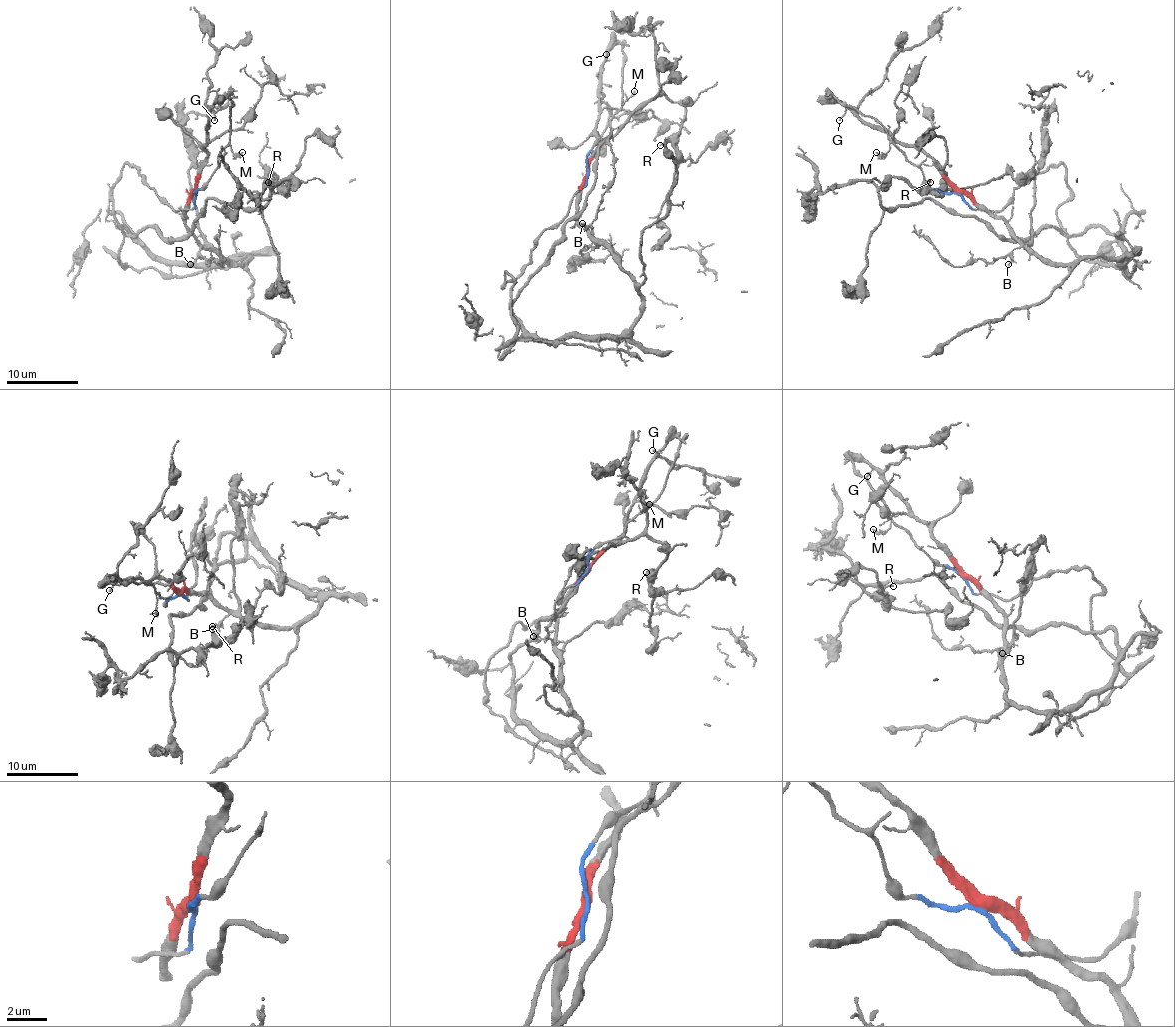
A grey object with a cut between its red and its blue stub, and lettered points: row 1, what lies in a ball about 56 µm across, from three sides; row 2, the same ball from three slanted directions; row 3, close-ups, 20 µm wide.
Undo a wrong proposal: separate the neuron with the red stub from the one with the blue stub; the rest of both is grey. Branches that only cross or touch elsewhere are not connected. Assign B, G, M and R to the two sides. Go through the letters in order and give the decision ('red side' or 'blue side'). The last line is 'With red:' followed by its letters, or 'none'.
B: red side
G: red side
M: blue side
R: red side
With red: B, G, R

